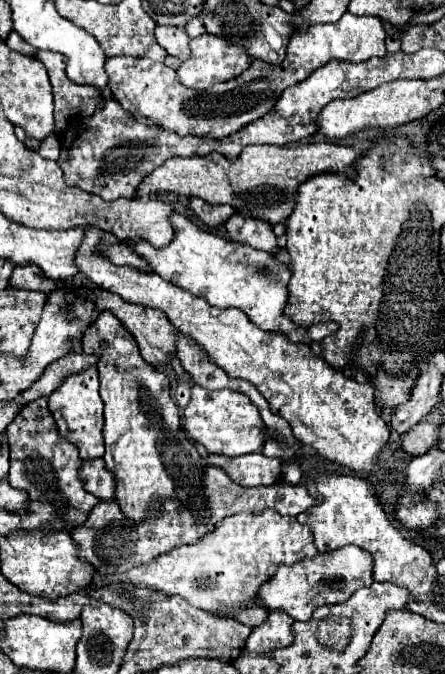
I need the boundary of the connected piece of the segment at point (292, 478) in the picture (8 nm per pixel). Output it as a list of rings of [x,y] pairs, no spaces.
[[[293,458],[293,460],[287,462],[287,466],[285,466],[285,470],[283,470],[283,478],[285,478],[289,484],[301,482],[301,478],[303,478],[303,468],[301,468],[301,464],[297,464],[297,458]]]

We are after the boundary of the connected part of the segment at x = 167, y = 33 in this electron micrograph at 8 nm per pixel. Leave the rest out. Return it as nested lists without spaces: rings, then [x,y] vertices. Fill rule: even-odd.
[[[157,26],[155,28],[155,40],[159,46],[165,48],[165,52],[177,60],[187,60],[189,58],[189,36],[181,28],[165,28]]]

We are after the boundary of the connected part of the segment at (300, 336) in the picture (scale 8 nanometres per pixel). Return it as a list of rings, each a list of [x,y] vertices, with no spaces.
[[[173,214],[171,222],[175,228],[175,240],[165,248],[153,248],[147,242],[141,242],[141,244],[127,242],[133,250],[137,250],[151,264],[151,270],[157,272],[167,282],[195,296],[205,298],[211,306],[239,308],[261,330],[283,334],[291,342],[303,342],[303,344],[317,342],[319,344],[325,336],[331,336],[333,332],[337,332],[337,324],[333,322],[297,326],[293,324],[293,320],[285,318],[283,306],[287,306],[289,302],[287,284],[291,278],[291,270],[285,264],[281,264],[273,254],[219,238],[211,232],[205,232],[181,214]]]

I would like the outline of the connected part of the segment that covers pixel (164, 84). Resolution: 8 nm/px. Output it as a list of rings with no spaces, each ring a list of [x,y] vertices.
[[[345,12],[333,24],[313,24],[307,32],[295,32],[289,40],[287,56],[279,66],[255,60],[253,66],[241,76],[229,82],[215,84],[211,92],[197,92],[183,86],[177,80],[177,72],[173,68],[149,58],[109,58],[105,64],[105,72],[109,76],[113,98],[121,104],[123,110],[137,116],[139,122],[155,124],[181,136],[193,134],[207,138],[225,138],[251,124],[253,120],[265,116],[275,106],[285,88],[307,80],[309,74],[325,66],[327,62],[367,62],[373,56],[385,56],[385,28],[381,20],[375,16],[353,16]]]

